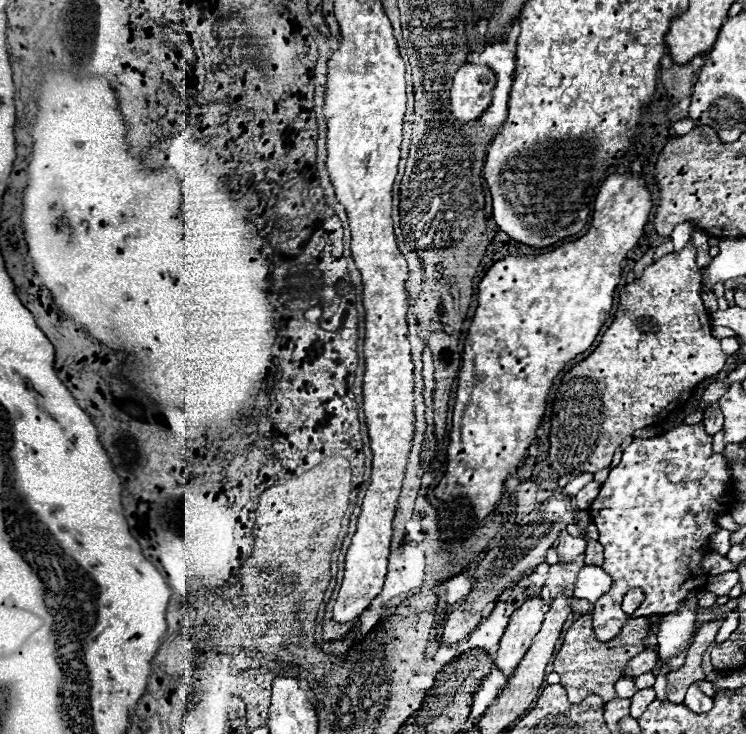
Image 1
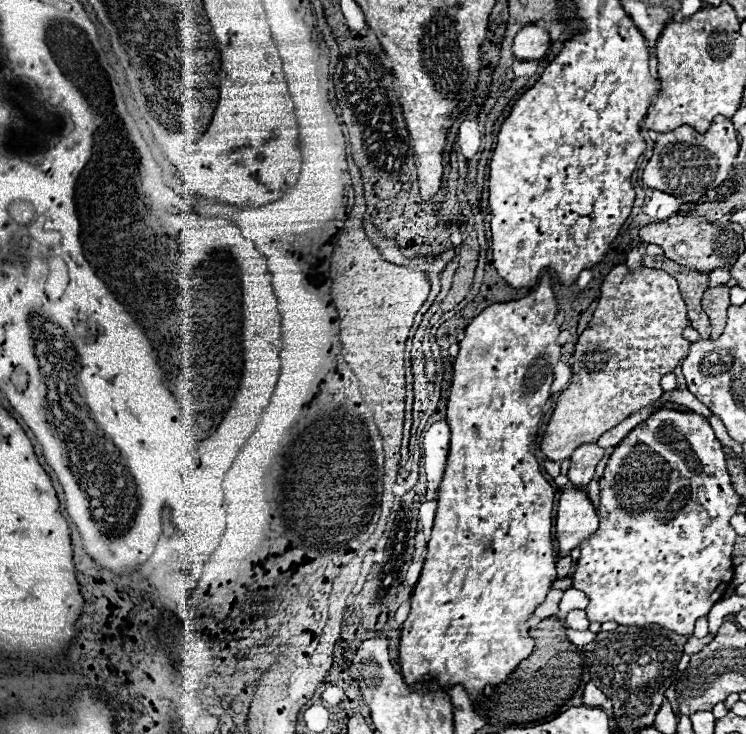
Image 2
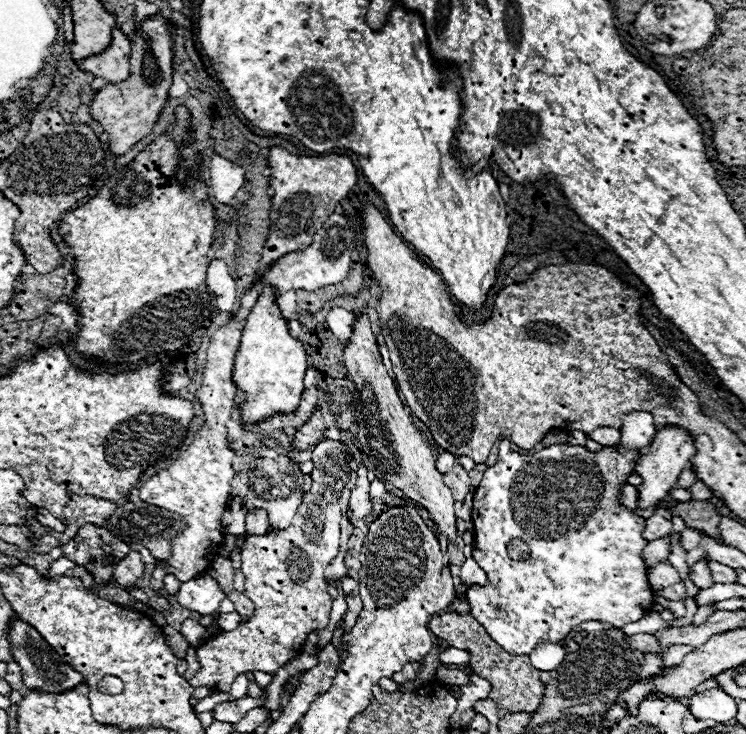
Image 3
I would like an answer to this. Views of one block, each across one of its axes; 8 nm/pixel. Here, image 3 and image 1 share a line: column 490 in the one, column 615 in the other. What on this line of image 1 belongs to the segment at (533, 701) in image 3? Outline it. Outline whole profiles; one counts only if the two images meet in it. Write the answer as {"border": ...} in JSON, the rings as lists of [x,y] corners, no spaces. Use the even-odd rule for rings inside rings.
{"border":[[[584,614],[578,620],[574,620],[574,624],[566,630],[564,644],[558,650],[556,660],[554,660],[554,672],[560,674],[560,678],[562,678],[560,684],[566,688],[570,702],[578,704],[590,694],[598,694],[604,702],[618,698],[614,684],[624,676],[626,664],[646,650],[644,638],[648,636],[648,628],[650,628],[648,618],[628,620],[628,624],[622,628],[622,632],[614,640],[598,642],[592,632],[592,616],[590,614]]]}

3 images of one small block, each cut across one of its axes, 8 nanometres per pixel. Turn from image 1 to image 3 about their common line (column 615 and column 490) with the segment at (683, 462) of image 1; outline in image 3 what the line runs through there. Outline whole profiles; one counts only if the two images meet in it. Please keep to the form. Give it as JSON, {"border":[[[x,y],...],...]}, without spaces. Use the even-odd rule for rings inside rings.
{"border":[[[506,438],[500,440],[498,462],[484,472],[480,486],[474,490],[474,506],[472,506],[472,522],[474,522],[472,558],[488,574],[488,586],[472,586],[466,594],[466,598],[470,602],[470,614],[476,620],[480,620],[480,624],[484,624],[484,630],[488,630],[492,640],[496,640],[496,644],[500,644],[500,648],[504,648],[508,654],[530,656],[530,652],[538,644],[556,644],[556,642],[564,640],[582,622],[600,620],[600,622],[610,622],[614,626],[624,626],[624,624],[636,622],[644,614],[648,614],[650,604],[652,604],[652,588],[646,578],[648,570],[640,558],[644,546],[648,544],[642,538],[644,518],[632,514],[628,508],[624,508],[620,504],[620,486],[624,484],[626,472],[634,470],[638,458],[640,458],[640,452],[618,450],[616,446],[602,448],[600,452],[588,452],[582,446],[570,446],[570,444],[554,444],[536,454],[520,454],[520,452],[512,450],[512,444]]]}

